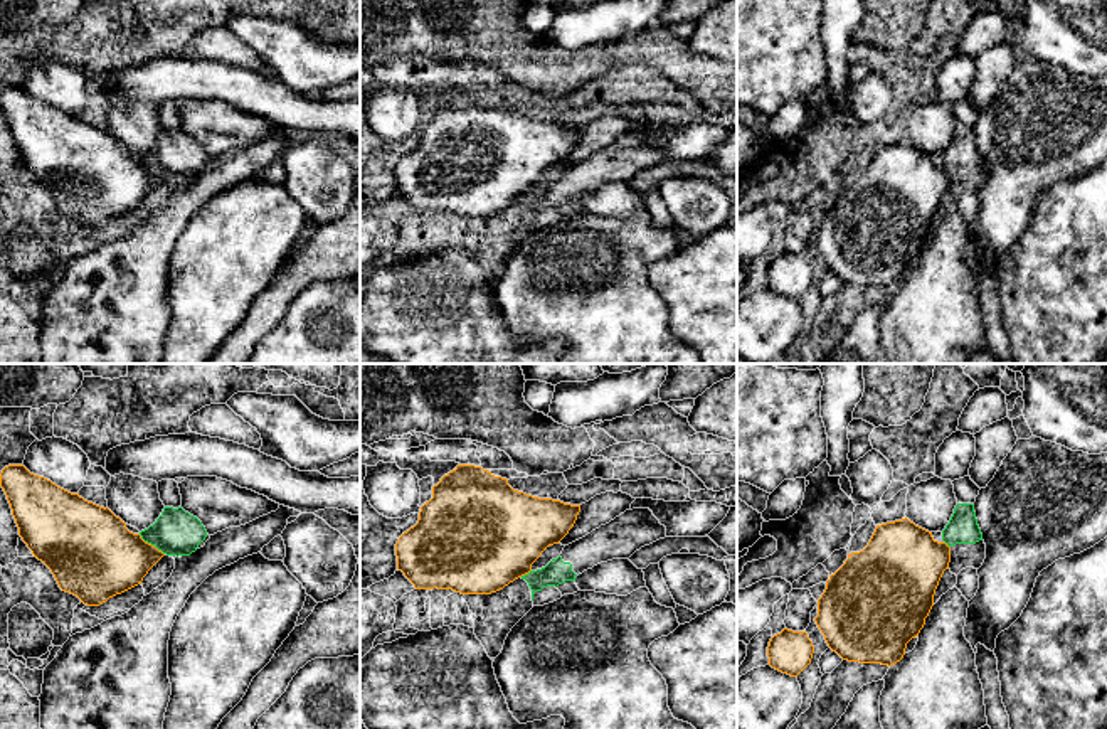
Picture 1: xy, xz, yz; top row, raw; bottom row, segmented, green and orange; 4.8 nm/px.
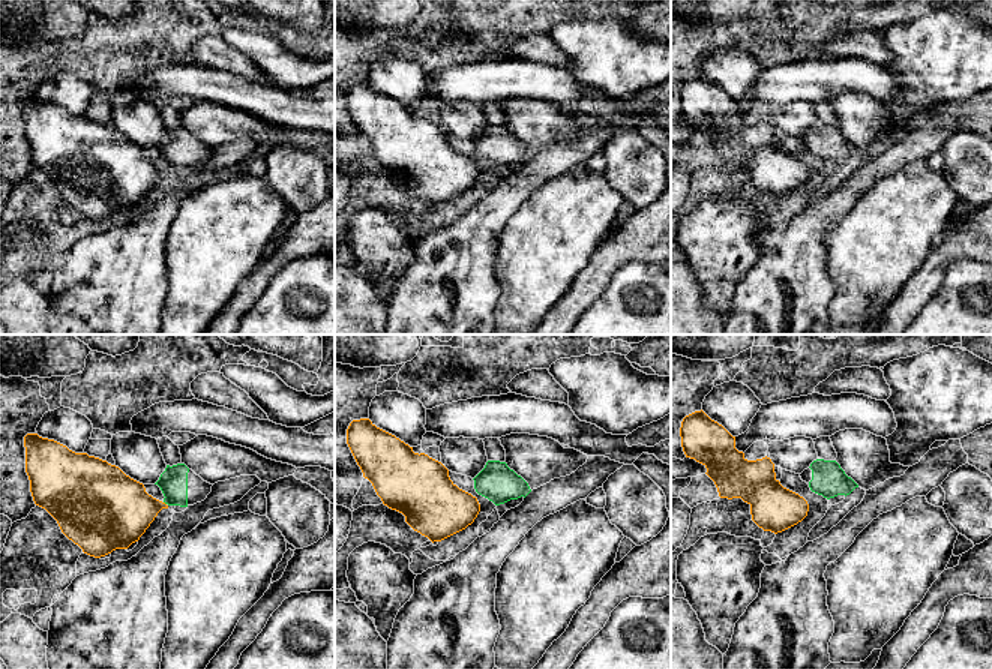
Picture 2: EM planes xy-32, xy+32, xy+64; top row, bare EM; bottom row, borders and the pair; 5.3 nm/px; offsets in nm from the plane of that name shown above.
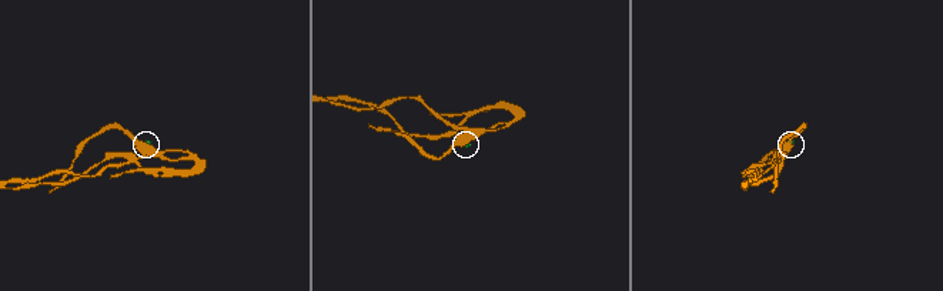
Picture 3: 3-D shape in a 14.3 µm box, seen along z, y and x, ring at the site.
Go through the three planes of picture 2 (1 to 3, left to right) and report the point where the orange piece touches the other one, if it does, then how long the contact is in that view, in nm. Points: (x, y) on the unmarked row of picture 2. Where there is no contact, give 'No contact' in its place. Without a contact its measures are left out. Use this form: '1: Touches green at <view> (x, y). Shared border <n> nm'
1: No contact
2: No contact
3: No contact

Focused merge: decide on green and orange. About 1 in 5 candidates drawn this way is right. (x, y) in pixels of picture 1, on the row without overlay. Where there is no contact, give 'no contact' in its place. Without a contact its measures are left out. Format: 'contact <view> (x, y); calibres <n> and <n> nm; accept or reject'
contact xy (152, 167); calibres 220 and 380 nm; reject

